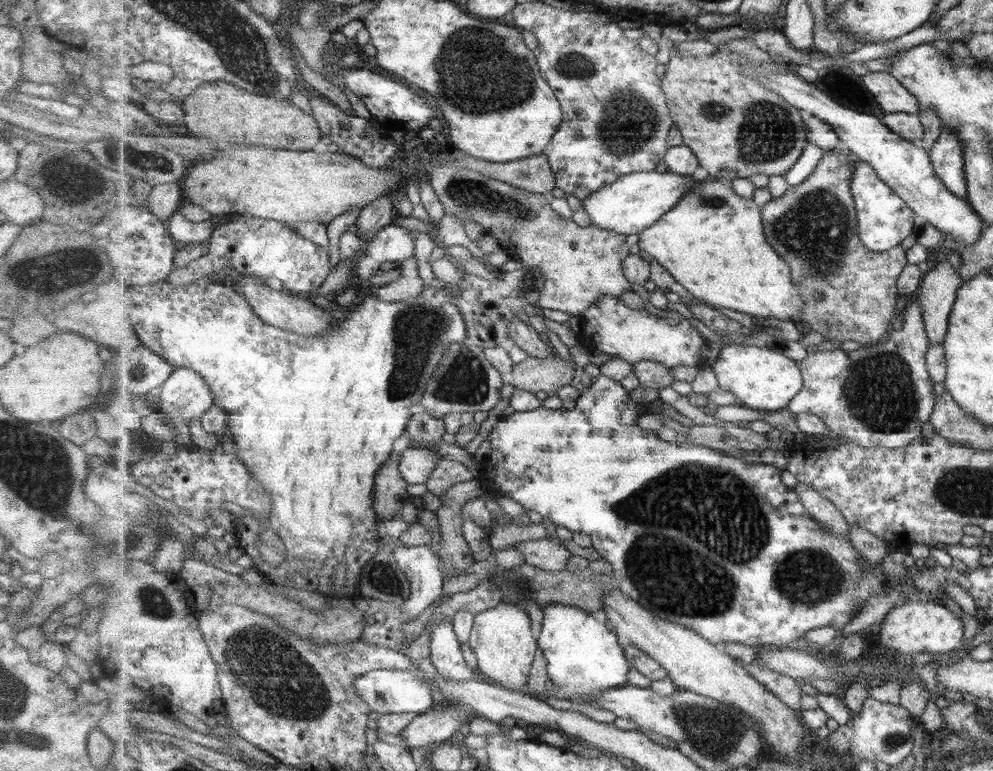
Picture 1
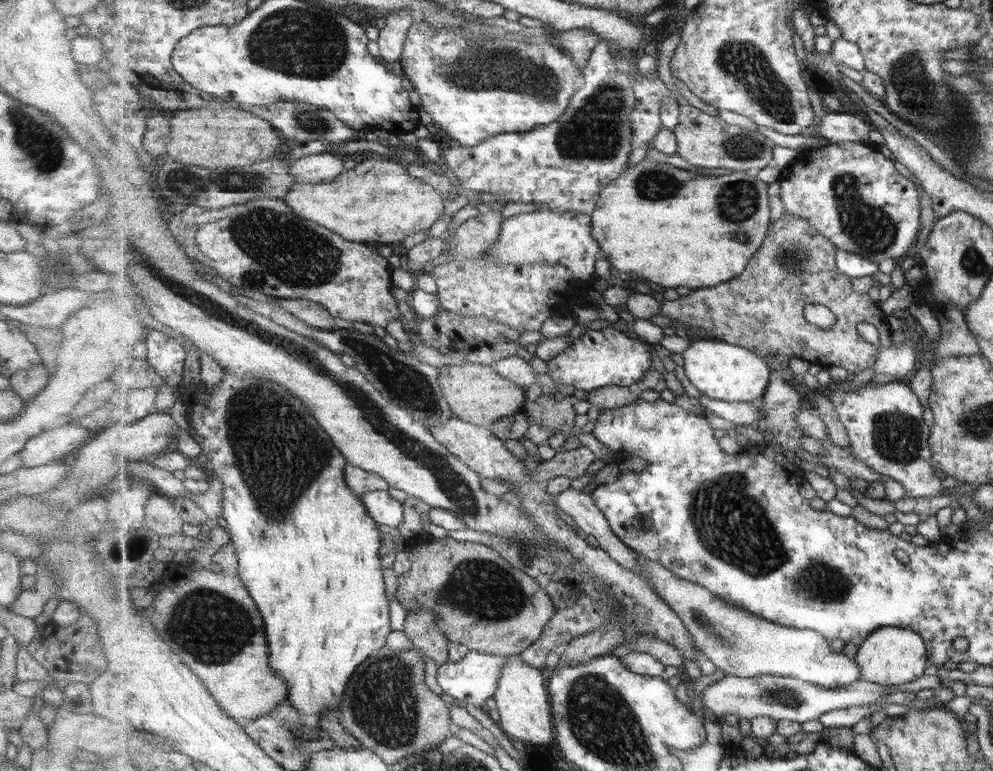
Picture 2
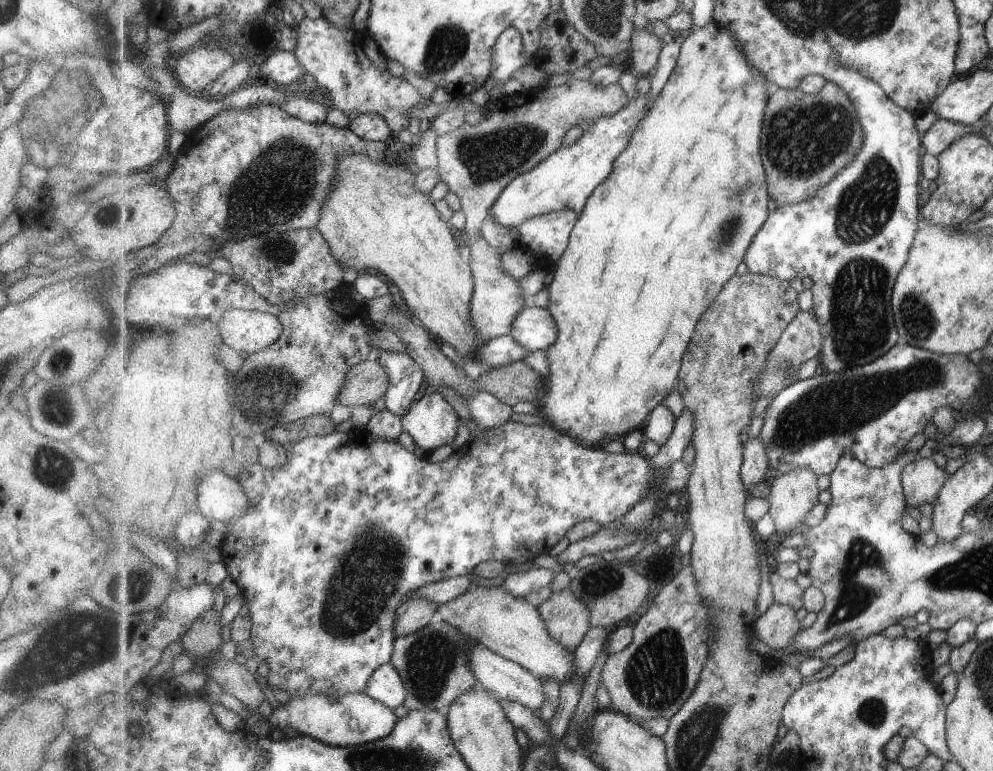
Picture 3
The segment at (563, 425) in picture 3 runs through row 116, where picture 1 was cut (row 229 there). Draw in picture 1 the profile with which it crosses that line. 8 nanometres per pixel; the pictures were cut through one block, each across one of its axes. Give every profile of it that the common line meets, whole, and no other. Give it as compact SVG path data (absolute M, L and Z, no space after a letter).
M705 174L699 177L700 183L688 190L685 196L671 211L663 215L657 223L639 234L635 249L656 260L693 296L711 306L724 306L753 316L779 318L801 323L803 300L801 289L791 282L791 268L781 258L765 236L763 206L752 198L739 196L730 184Z

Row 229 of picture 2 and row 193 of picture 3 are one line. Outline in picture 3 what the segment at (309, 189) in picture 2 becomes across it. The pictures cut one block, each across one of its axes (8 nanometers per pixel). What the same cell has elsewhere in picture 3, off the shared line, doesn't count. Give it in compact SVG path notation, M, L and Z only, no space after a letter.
M351 154L351 156L343 156L339 158L339 172L335 174L335 186L331 186L331 198L327 198L327 206L323 206L323 214L319 220L319 232L330 242L331 250L334 253L335 260L344 266L343 270L353 269L357 270L360 274L363 270L378 270L386 276L389 280L400 290L400 296L405 302L407 312L409 312L414 319L423 325L435 338L441 343L448 342L456 349L456 353L467 365L477 365L479 362L475 360L475 354L479 354L479 349L482 348L483 338L479 338L478 331L475 330L474 319L471 318L471 301L474 297L475 282L472 266L469 264L467 256L460 249L458 238L455 238L454 230L451 230L450 223L441 218L441 214L437 212L435 204L431 202L429 193L421 192L418 186L415 186L416 174L407 170L397 164L389 164L385 160L377 162L367 154Z

